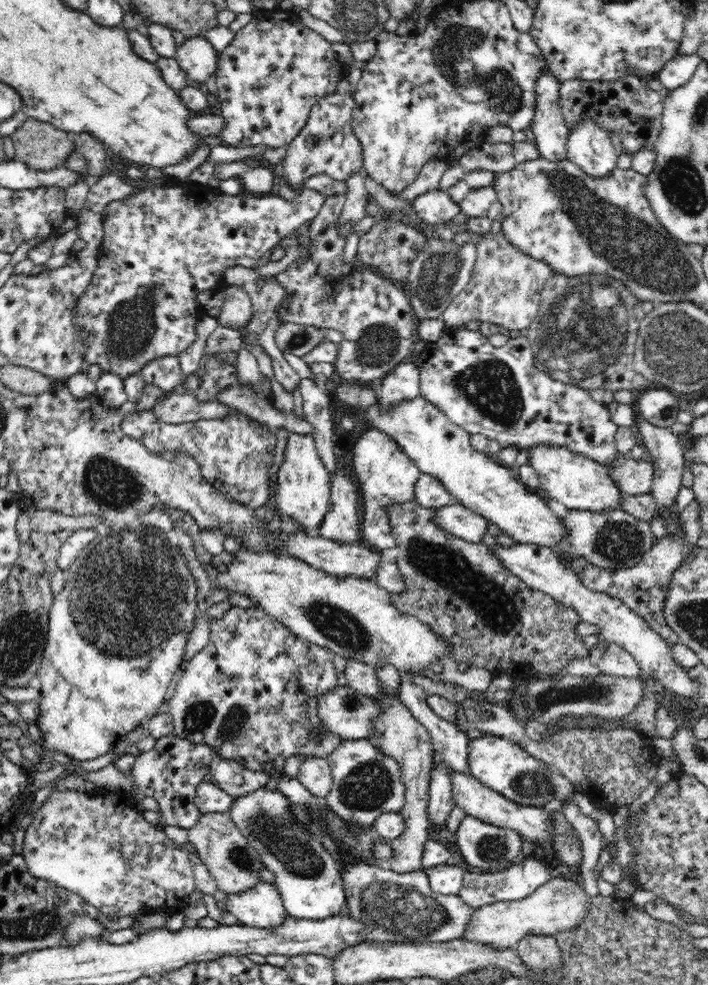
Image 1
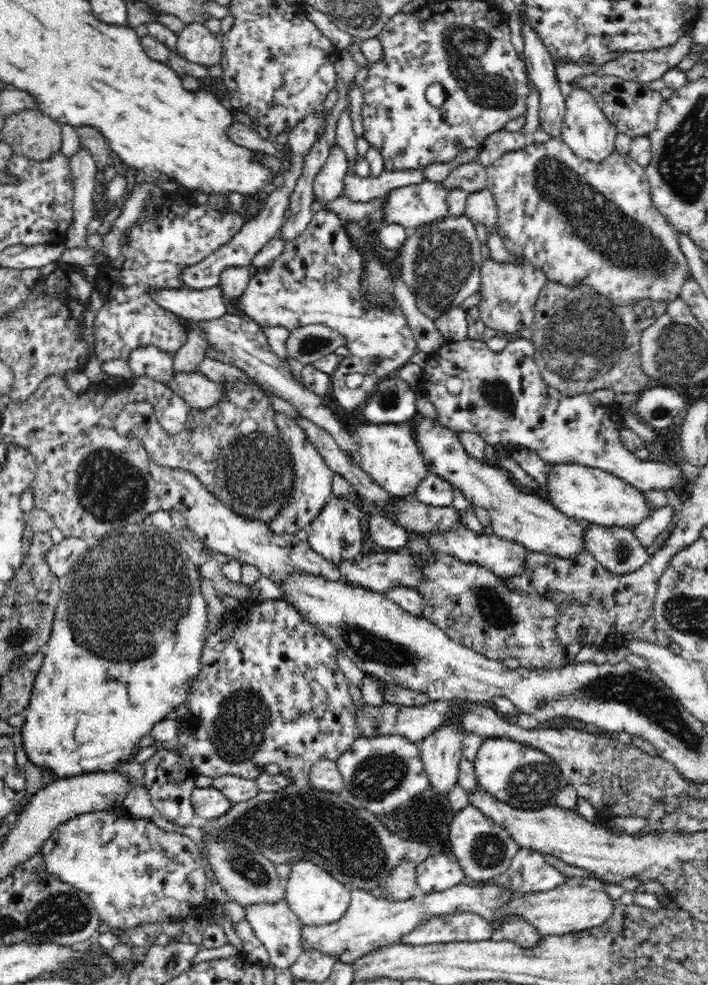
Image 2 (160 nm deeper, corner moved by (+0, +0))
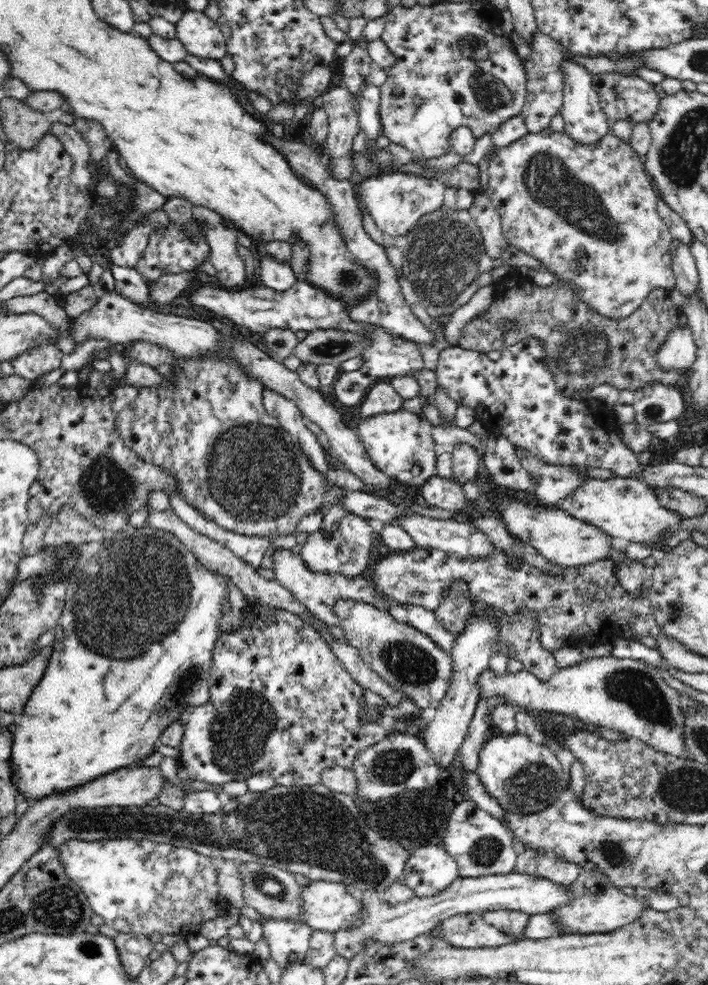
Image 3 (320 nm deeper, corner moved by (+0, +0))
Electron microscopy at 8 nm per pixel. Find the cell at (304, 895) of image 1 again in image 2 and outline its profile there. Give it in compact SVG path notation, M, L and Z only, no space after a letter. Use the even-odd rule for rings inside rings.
M310 861L292 862L292 873L285 886L285 898L290 909L305 926L326 926L338 922L351 904L351 891L330 873Z

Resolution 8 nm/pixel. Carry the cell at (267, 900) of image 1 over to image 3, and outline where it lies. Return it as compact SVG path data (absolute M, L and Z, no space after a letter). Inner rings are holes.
M264 919L263 936L268 941L271 957L284 969L291 963L302 963L309 949L313 930L304 922Z

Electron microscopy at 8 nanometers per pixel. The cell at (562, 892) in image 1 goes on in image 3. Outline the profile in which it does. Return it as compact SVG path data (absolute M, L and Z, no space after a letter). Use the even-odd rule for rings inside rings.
M582 869L578 878L571 884L572 902L555 910L560 925L566 933L606 934L626 924L638 922L646 910L650 910L649 901L645 901L644 892L635 896L626 895L620 888L614 886L601 872Z

